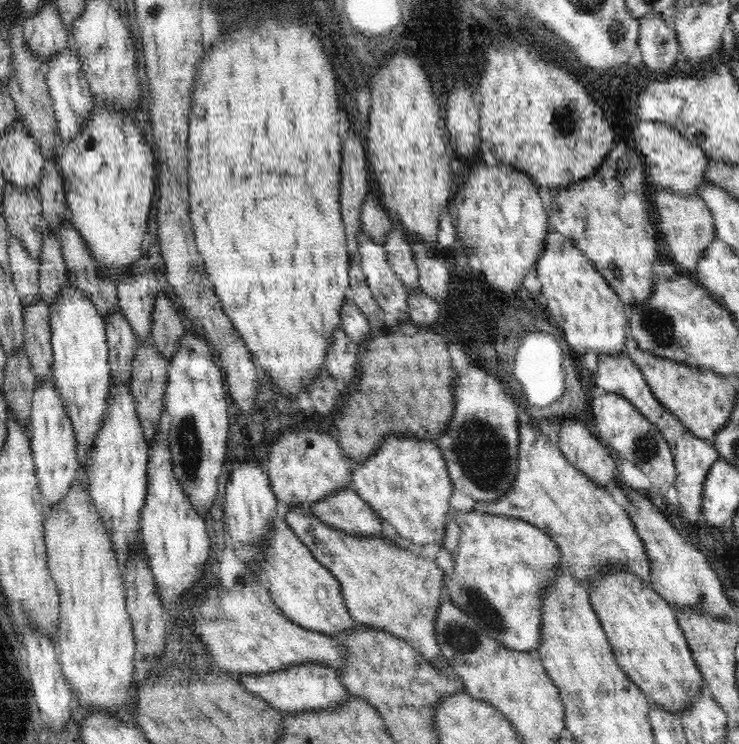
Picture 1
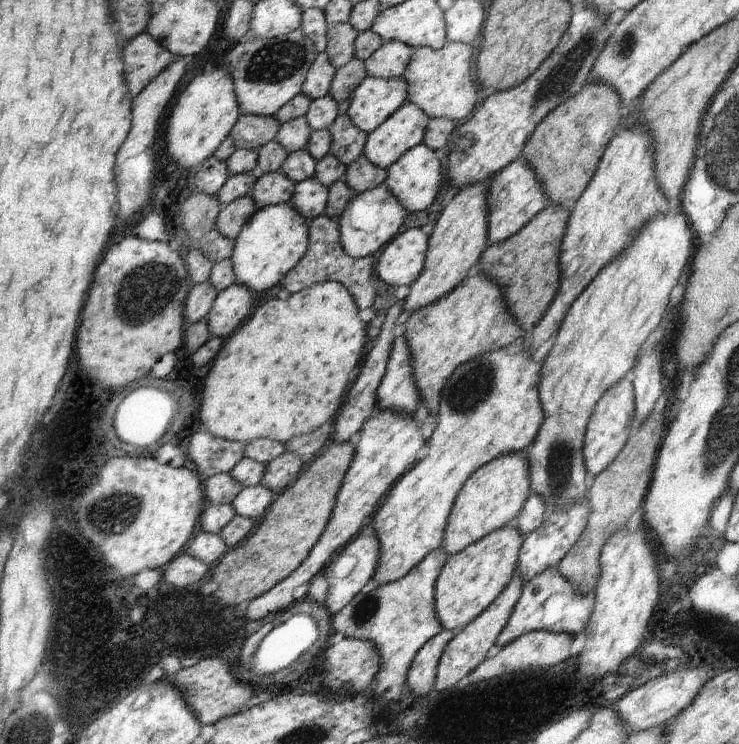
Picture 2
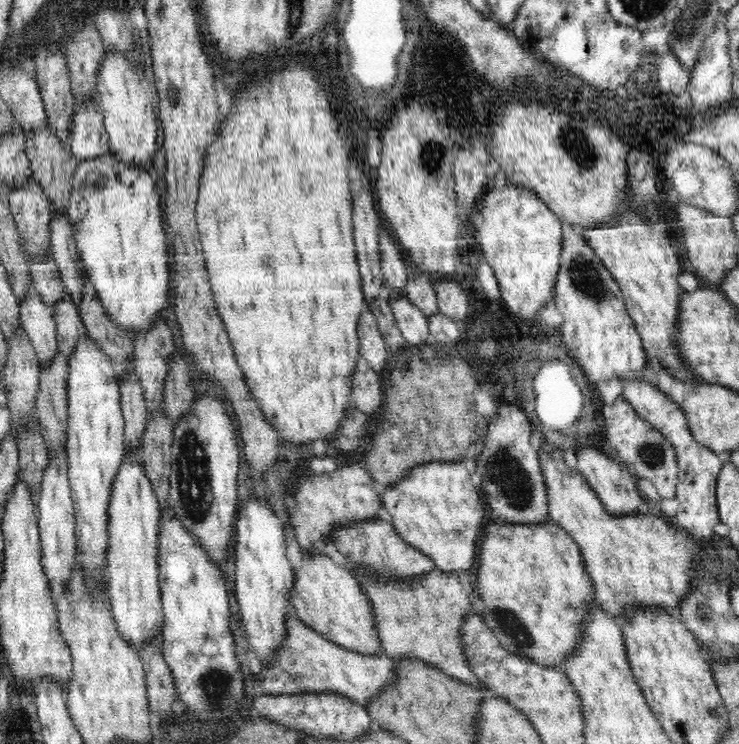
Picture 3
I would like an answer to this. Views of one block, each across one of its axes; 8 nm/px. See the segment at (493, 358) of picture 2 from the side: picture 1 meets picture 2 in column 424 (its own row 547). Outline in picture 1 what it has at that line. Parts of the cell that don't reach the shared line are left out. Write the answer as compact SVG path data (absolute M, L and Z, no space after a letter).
M472 510L467 513L460 513L456 517L456 522L459 523L460 535L458 540L457 553L454 555L454 573L451 575L445 575L444 579L444 592L446 597L452 602L452 604L458 606L468 617L474 620L476 626L480 629L484 629L486 634L490 635L490 638L502 643L505 648L509 650L518 650L521 652L534 653L541 642L541 630L542 630L542 596L546 592L546 587L553 579L559 574L562 569L562 554L560 549L555 545L555 542L545 532L542 532L538 527L528 522L524 522L519 518L506 517L493 515L488 513L479 513L476 510Z

